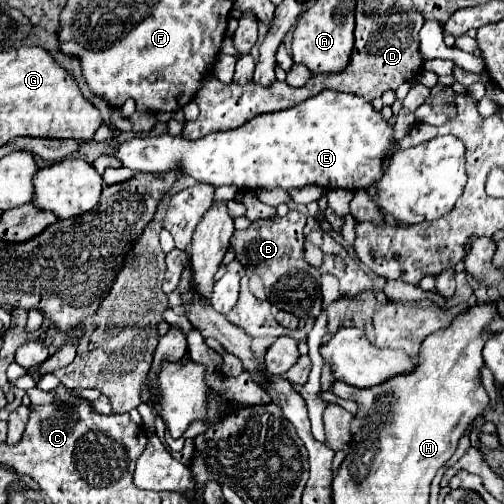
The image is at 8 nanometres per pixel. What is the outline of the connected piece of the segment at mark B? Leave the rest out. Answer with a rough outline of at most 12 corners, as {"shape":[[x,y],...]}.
{"shape":[[305,216],[255,220],[231,246],[267,300],[319,316],[321,272],[303,260]]}

